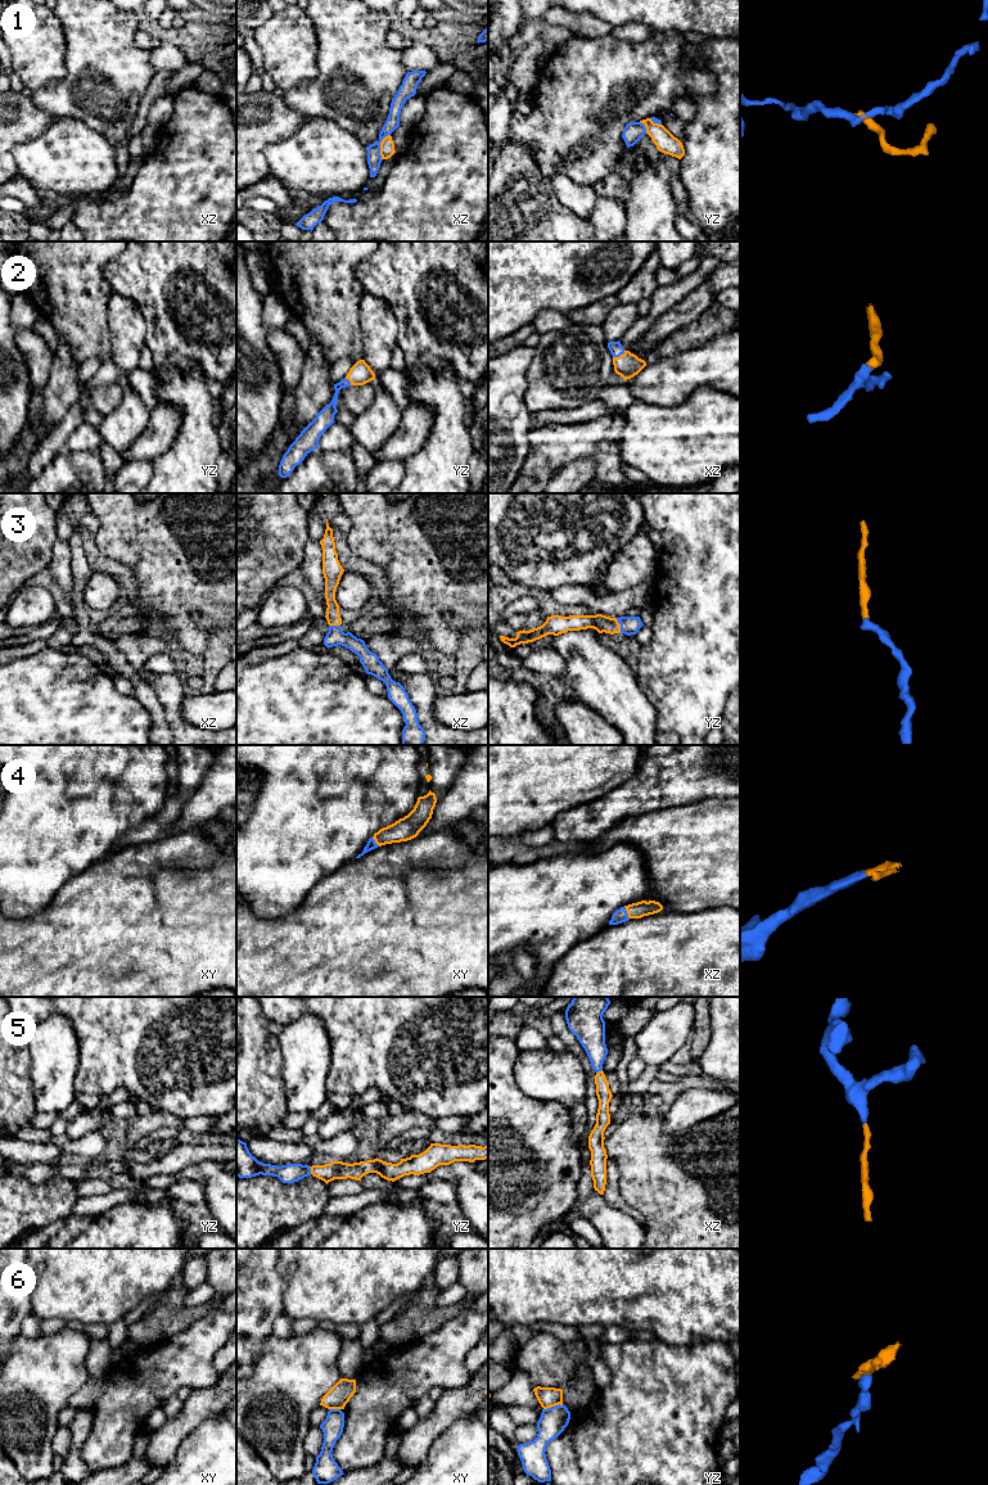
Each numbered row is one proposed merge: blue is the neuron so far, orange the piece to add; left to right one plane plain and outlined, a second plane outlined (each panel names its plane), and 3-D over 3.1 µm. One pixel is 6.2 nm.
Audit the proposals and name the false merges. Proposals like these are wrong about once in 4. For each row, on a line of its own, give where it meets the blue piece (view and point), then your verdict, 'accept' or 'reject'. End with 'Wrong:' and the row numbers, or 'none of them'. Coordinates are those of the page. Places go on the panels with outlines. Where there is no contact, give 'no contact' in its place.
1: meets blue in xz at (379, 147); reject
2: meets blue in xz at (619, 355); accept
3: meets blue in yz at (621, 626); accept
4: meets blue in xz at (626, 912); accept
5: meets blue in yz at (310, 1170); accept
6: meets blue in yz at (553, 1407); reject
Wrong: 1, 6

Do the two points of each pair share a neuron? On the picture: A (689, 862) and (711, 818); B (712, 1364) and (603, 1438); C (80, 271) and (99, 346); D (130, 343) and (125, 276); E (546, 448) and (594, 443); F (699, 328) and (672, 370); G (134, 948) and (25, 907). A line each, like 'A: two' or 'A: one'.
A: one
B: one
C: one
D: two
E: one
F: two
G: two

